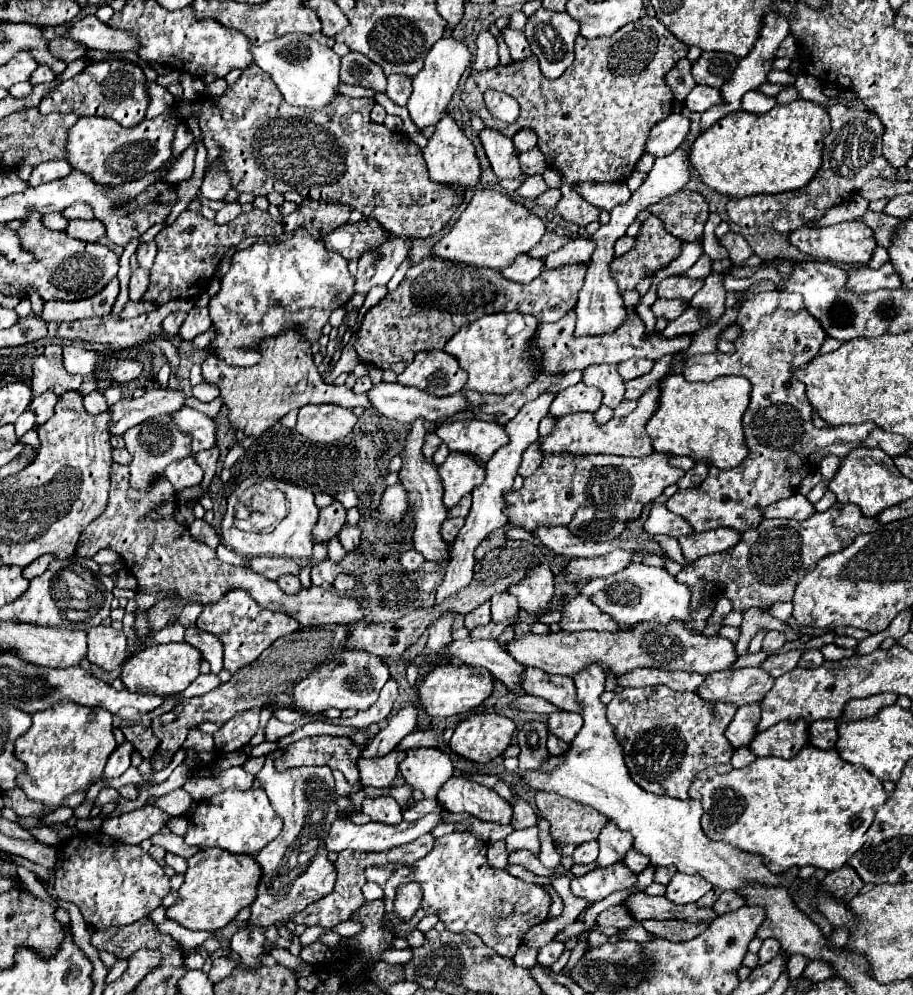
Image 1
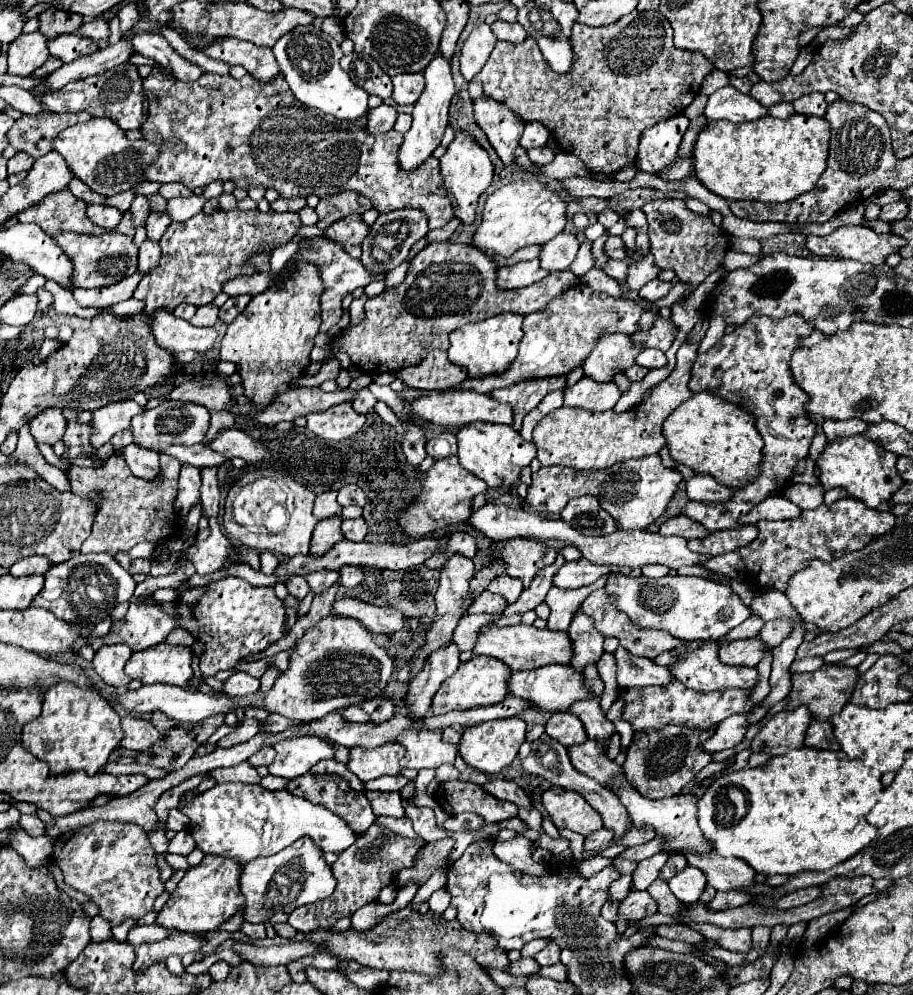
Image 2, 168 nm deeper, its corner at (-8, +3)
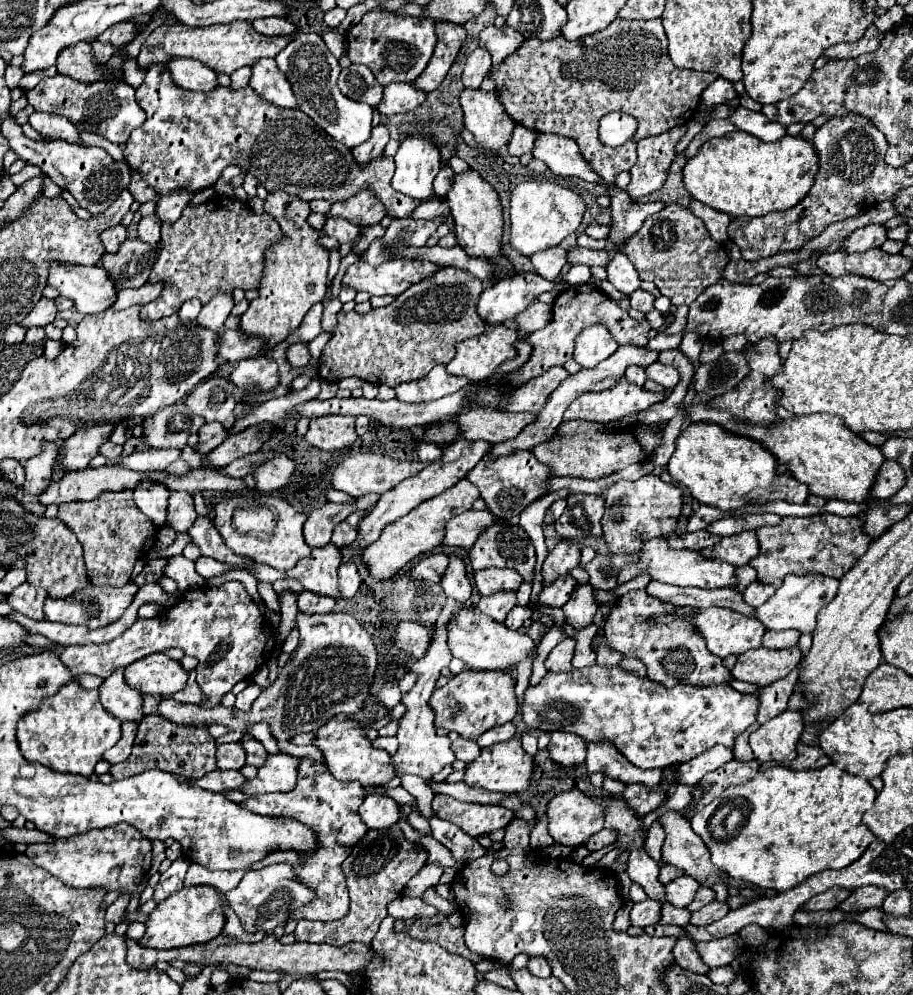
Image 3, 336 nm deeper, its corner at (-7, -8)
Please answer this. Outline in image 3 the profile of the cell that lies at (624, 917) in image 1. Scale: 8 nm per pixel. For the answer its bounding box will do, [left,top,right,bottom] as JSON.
[631,900,661,928]

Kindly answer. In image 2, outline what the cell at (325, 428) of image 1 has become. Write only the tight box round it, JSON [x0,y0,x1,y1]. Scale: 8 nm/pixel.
[306,403,366,441]

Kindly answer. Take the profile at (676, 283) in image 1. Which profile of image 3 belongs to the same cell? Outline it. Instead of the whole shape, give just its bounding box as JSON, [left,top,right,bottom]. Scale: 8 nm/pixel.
[631,290,655,312]

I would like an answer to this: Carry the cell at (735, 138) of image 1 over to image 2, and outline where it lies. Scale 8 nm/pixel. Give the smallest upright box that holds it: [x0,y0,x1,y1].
[696,113,830,203]

